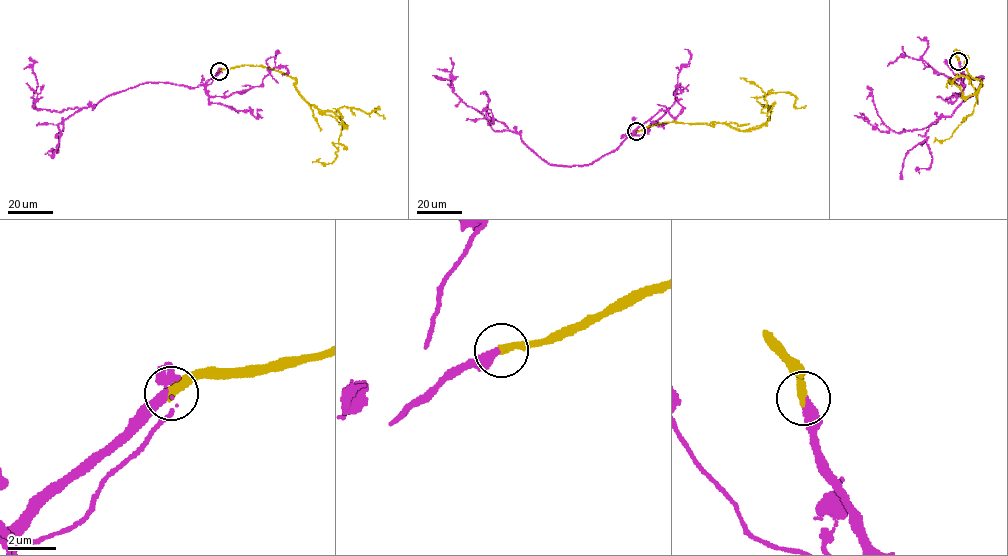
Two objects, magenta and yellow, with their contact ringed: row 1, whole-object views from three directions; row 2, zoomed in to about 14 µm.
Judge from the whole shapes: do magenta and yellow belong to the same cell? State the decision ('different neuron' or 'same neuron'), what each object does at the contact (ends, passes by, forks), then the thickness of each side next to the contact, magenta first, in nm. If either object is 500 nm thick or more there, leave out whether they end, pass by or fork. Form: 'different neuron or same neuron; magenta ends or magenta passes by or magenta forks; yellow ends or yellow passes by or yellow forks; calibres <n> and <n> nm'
same neuron; magenta ends; yellow ends; calibres 400 and 360 nm

